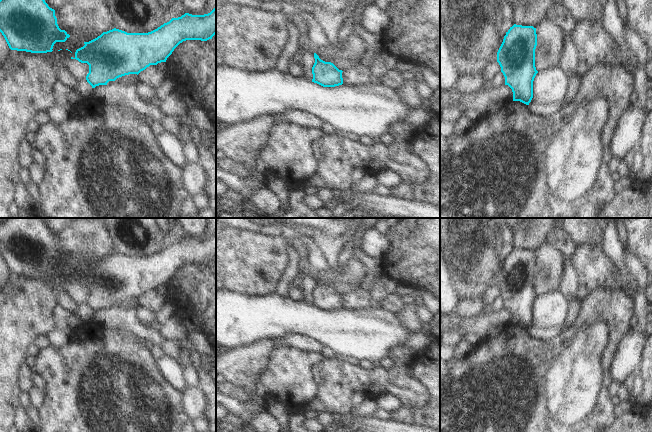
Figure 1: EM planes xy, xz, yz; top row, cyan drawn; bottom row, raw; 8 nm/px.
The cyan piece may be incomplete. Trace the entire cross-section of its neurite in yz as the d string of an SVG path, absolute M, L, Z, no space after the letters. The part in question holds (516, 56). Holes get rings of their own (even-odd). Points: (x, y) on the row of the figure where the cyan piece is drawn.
M514 24L506 32L497 52L497 62L505 77L505 85L513 92L513 101L529 105L533 98L533 81L537 46L536 28Z

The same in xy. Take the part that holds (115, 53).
M214 8L210 13L204 14L204 15L192 15L189 13L185 13L181 17L178 18L172 18L169 22L164 23L157 29L148 32L148 33L127 33L125 31L119 30L119 29L112 29L107 32L103 32L100 36L97 38L89 41L89 42L84 42L84 46L77 49L75 52L75 57L71 57L71 59L76 59L81 63L87 63L89 65L89 73L86 76L87 82L92 86L92 88L95 88L96 86L99 85L107 85L109 81L115 81L117 78L129 75L129 74L139 74L141 71L145 70L147 67L150 65L157 65L158 63L161 62L166 62L167 58L172 54L174 49L183 41L186 40L201 40L201 41L207 41L209 39L212 39L212 37L216 34L216 8Z

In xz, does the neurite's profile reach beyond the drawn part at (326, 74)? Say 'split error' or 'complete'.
complete

